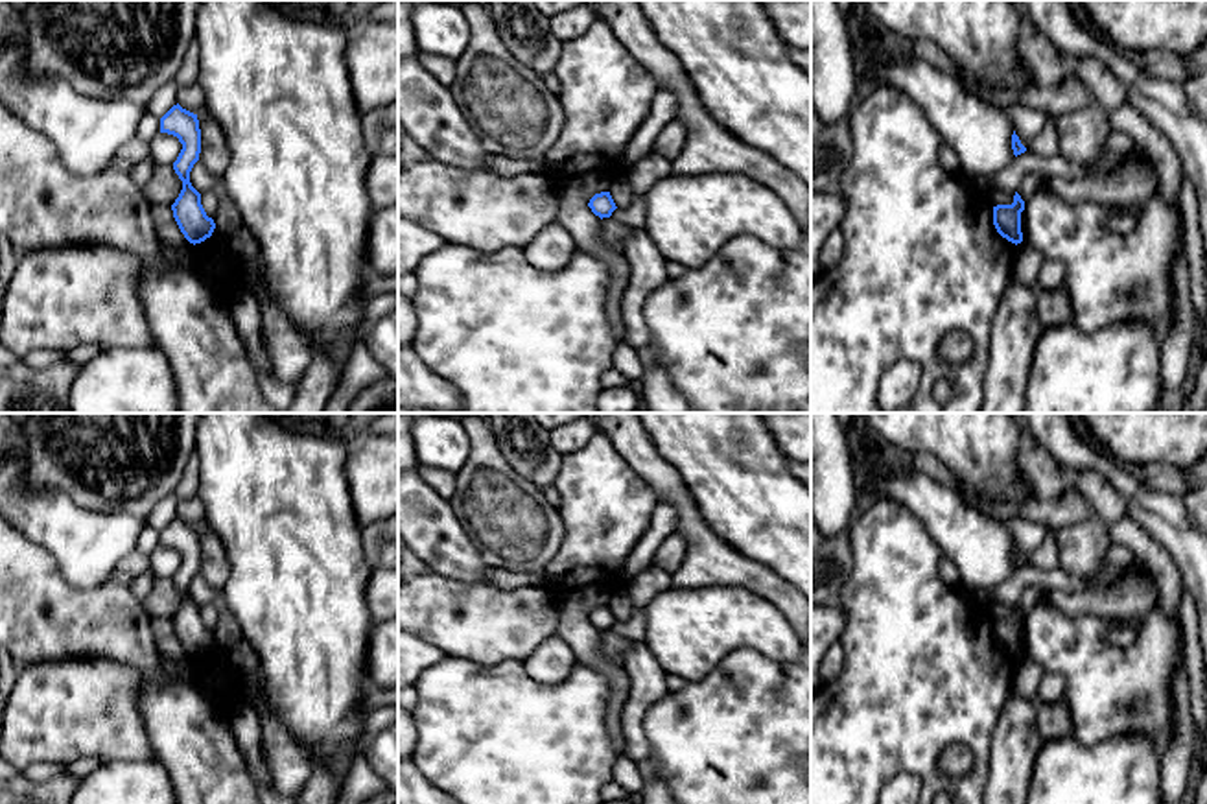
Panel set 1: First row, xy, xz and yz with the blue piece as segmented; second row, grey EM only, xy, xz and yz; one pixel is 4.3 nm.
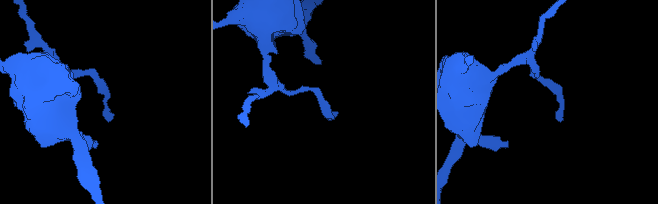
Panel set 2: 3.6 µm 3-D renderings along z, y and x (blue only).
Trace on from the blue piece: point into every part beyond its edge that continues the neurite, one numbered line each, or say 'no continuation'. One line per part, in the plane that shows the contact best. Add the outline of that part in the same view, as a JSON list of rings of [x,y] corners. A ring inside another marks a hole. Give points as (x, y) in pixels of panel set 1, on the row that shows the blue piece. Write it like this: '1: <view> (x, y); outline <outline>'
no continuation

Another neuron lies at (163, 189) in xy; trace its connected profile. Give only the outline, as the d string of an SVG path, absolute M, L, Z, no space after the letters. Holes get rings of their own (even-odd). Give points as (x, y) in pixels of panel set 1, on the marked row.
M155 164L153 173L144 188L144 194L151 207L171 207L182 190L182 181L175 173L173 166Z

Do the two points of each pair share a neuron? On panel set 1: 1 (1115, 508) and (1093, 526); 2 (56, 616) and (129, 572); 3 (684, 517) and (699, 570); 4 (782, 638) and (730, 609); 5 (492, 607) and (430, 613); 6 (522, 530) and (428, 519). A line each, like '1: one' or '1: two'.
1: two
2: two
3: one
4: one
5: one
6: two

